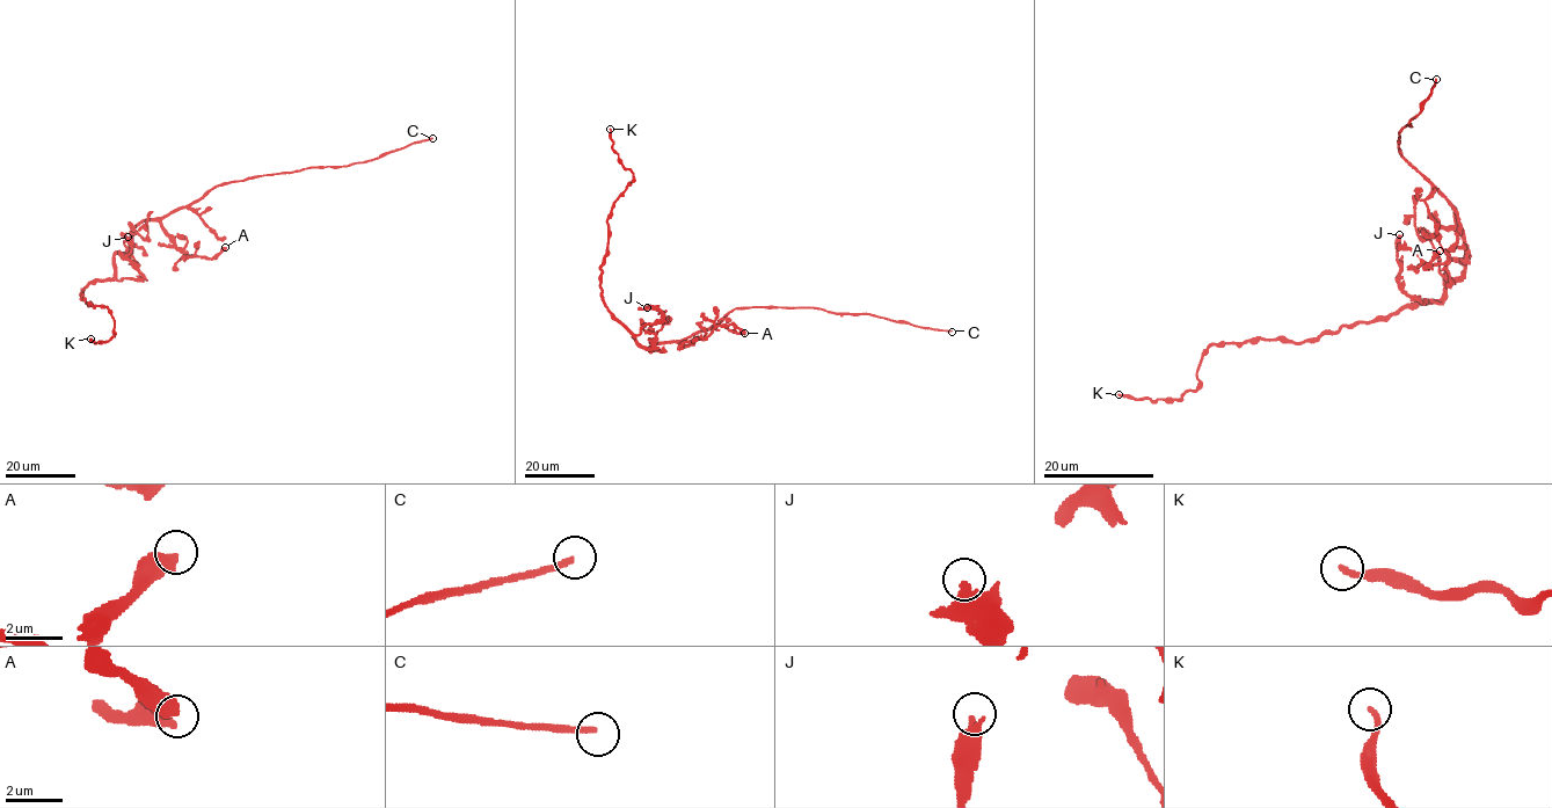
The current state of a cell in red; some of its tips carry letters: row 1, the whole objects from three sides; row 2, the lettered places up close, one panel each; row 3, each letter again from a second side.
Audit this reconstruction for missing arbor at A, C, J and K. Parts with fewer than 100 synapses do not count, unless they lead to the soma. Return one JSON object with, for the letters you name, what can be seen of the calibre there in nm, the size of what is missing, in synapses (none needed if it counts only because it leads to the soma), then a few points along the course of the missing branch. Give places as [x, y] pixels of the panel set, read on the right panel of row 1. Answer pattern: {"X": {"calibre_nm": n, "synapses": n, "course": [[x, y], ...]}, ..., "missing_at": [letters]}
{"C": {"calibre_nm": 200, "synapses": 250, "course": [[1436, 79], [1435, 67], [1415, 58], [1363, 59], [1364, 102], [1398, 204], [1404, 196], [1385, 177], [1363, 177]]}, "missing_at": ["C"]}

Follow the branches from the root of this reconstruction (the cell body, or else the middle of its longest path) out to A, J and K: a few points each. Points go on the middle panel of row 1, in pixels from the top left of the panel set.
A: (655, 344), (676, 342), (690, 346), (719, 326), (736, 325), (744, 333)
J: (655, 344), (646, 349), (633, 337), (645, 325), (654, 325), (661, 319), (655, 307), (647, 307)
K: (655, 344), (642, 347), (602, 296), (607, 216), (633, 180), (612, 148), (610, 129)

